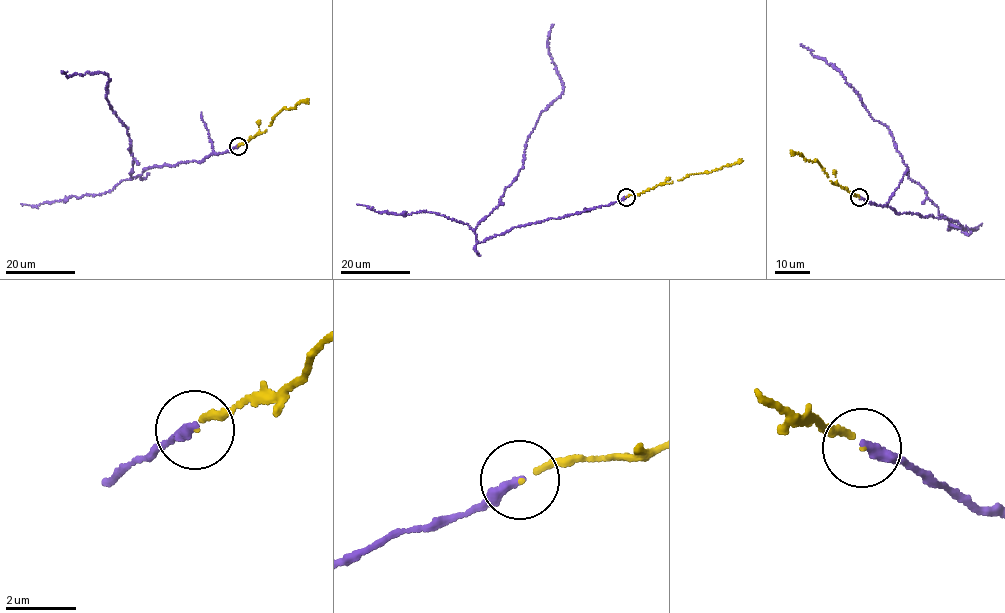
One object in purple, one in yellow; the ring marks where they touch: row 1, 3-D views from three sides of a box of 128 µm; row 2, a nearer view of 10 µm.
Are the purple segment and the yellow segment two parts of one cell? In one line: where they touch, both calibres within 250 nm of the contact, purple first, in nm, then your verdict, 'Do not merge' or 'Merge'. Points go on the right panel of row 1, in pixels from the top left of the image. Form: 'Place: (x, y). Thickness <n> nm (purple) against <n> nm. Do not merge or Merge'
Place: (859, 197). Thickness 300 nm (purple) against 120 nm. Merge

